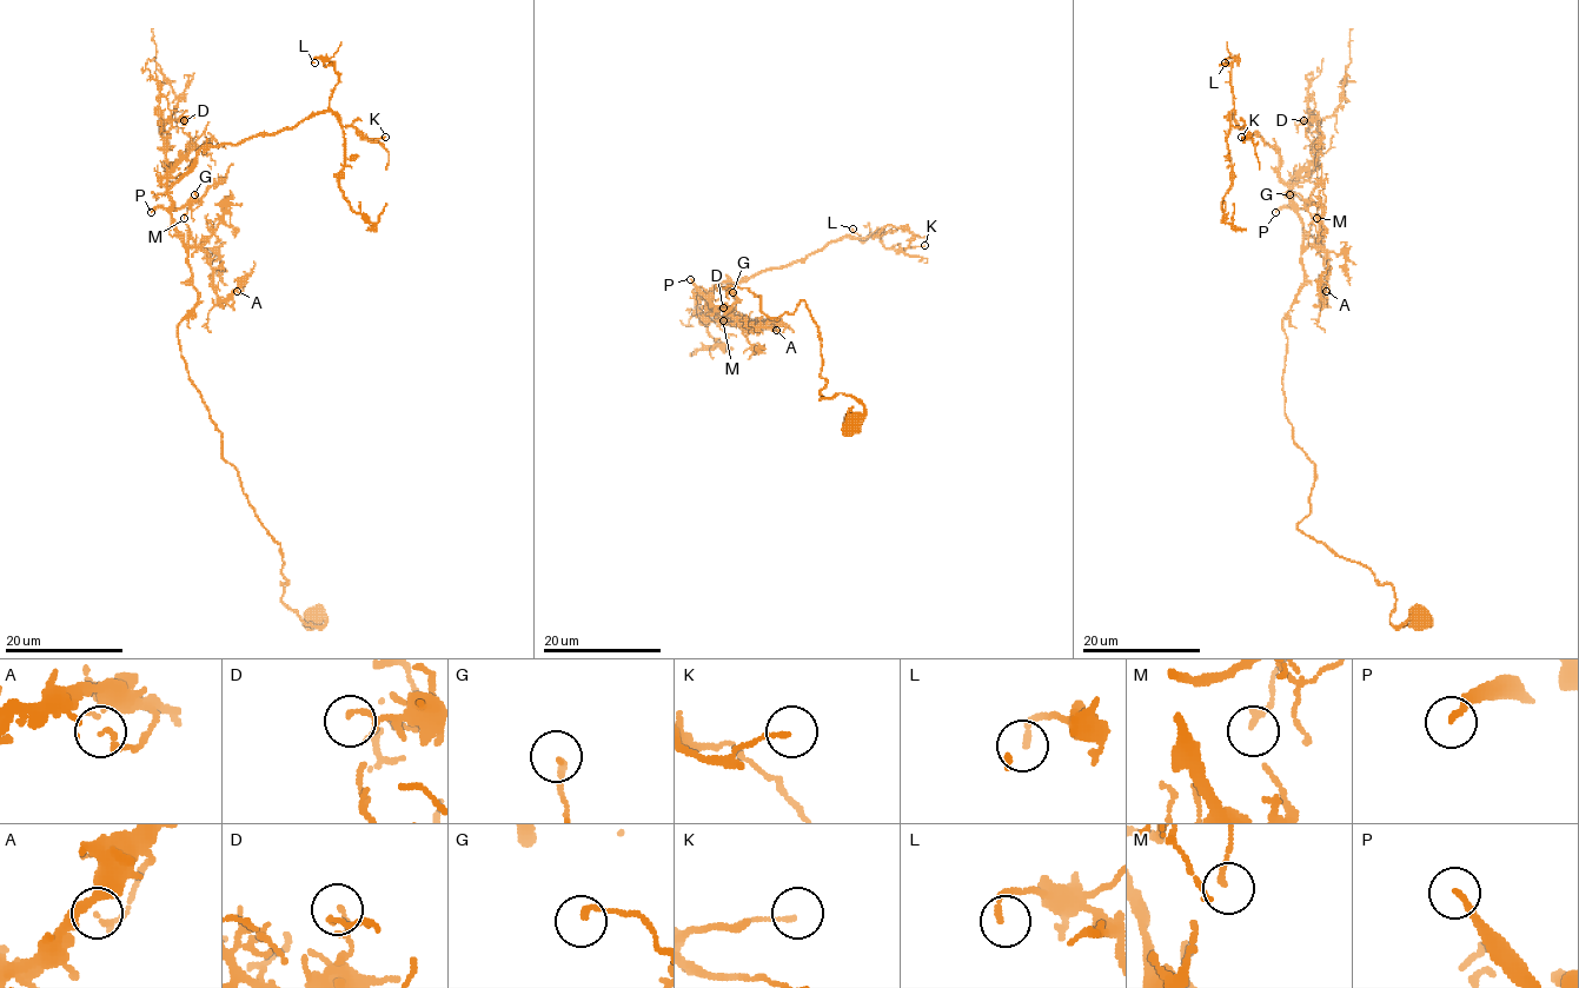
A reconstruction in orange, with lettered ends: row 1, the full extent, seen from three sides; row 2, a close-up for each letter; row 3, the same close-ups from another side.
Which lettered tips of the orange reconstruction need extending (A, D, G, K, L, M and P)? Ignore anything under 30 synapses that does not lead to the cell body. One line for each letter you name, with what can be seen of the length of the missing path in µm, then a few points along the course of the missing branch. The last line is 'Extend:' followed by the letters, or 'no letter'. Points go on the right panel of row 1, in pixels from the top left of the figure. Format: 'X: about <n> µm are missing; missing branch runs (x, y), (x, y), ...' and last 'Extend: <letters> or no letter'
P: about 150 µm are missing
Extend: P

